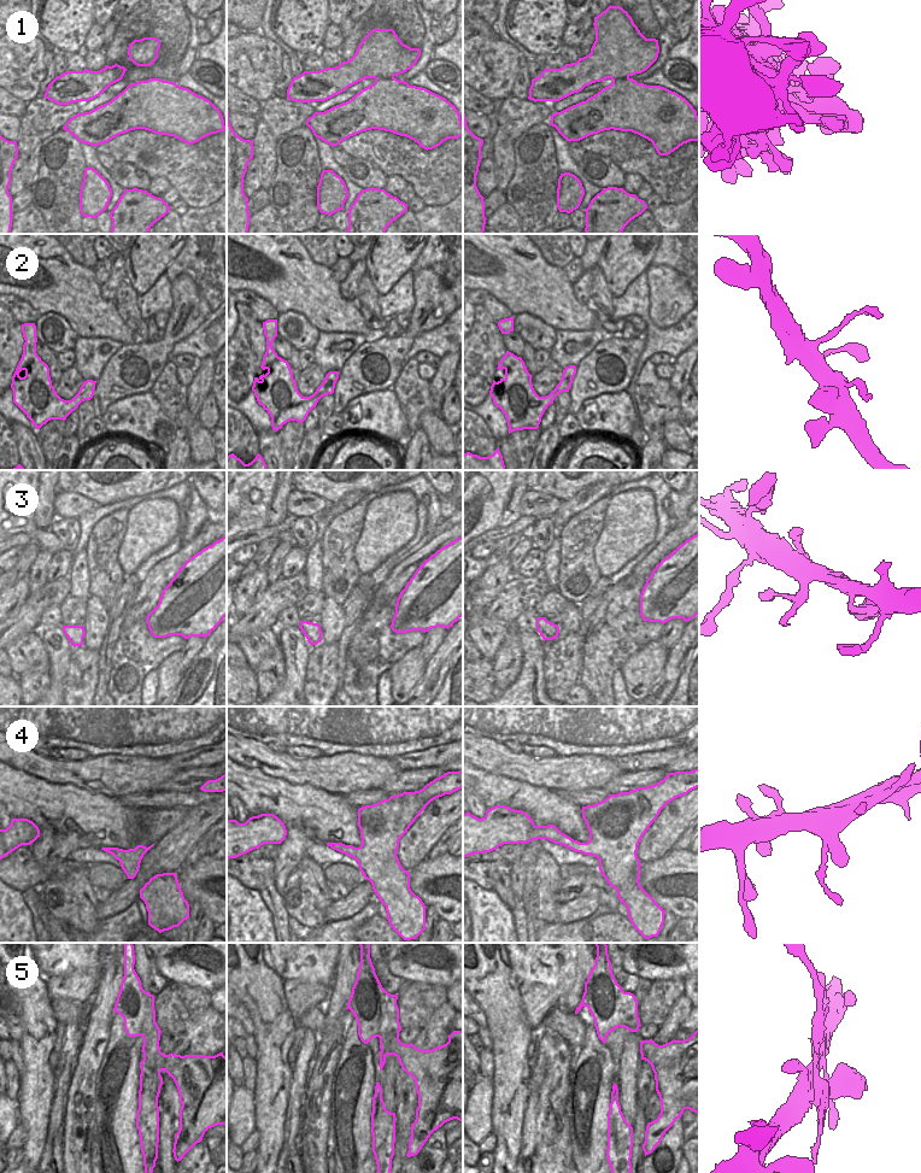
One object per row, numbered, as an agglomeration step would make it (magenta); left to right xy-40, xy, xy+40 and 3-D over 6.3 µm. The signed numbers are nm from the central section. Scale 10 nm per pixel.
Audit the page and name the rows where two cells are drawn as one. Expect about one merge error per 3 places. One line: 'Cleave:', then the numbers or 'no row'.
Cleave: 3, 5

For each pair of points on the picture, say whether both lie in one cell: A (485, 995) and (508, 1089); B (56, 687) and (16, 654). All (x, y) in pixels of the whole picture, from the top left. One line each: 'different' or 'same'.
A: same
B: different

